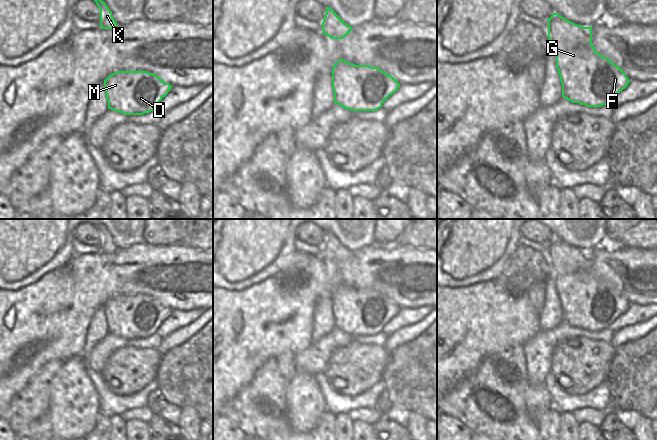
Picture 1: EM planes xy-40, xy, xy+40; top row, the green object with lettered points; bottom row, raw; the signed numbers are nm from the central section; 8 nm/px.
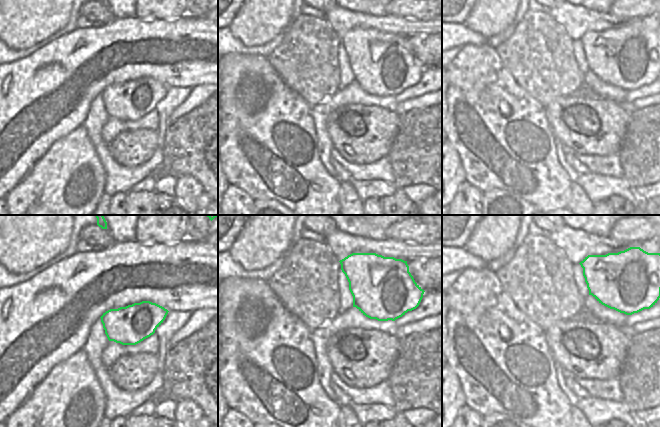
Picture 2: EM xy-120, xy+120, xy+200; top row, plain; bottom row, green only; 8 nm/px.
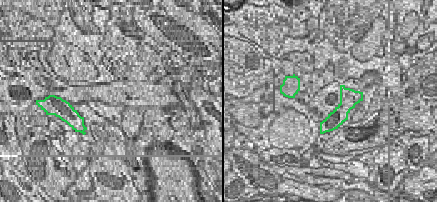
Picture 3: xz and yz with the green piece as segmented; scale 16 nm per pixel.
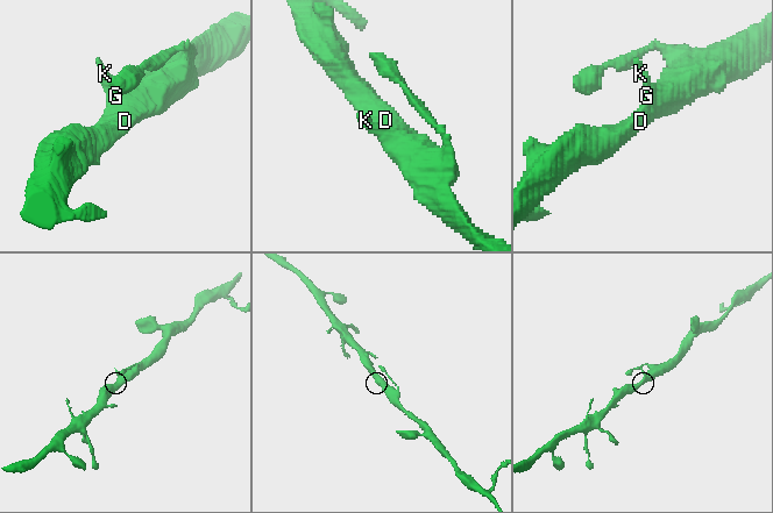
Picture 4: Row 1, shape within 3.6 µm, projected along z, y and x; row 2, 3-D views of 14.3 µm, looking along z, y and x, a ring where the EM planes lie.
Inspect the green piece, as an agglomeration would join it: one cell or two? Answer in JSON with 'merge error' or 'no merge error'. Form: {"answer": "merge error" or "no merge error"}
{"answer": "no merge error"}

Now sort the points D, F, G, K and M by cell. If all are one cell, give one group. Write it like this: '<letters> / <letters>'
D F G K M

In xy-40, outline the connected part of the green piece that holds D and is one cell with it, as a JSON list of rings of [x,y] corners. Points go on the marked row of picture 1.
[[[117,71],[104,80],[108,109],[143,115],[156,109],[172,86],[147,71]]]

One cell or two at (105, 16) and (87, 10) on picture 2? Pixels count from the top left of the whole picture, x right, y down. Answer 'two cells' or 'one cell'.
one cell

